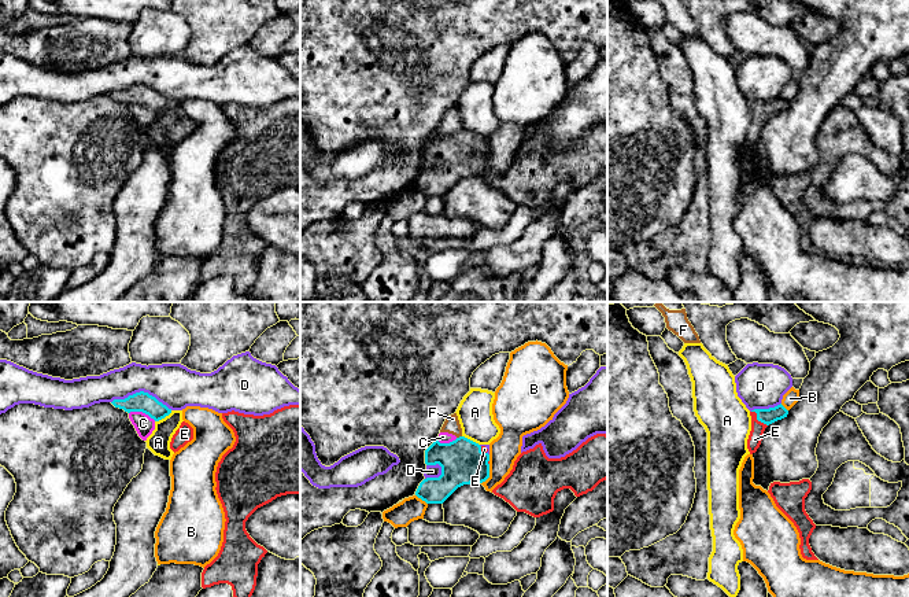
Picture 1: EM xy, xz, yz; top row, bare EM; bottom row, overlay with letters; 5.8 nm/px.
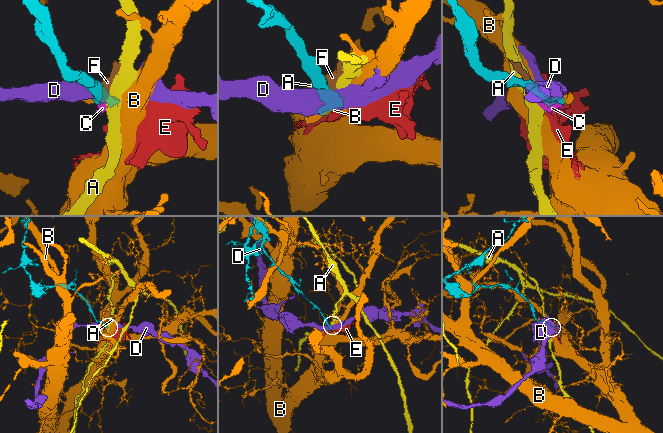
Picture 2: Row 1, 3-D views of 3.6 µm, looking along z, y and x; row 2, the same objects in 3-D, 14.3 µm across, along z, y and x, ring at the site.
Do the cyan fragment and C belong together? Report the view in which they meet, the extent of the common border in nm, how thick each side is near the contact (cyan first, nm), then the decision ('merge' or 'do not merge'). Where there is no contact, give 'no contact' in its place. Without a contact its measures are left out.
meets cyan in xy; contact 170 nm long; 120 nm thick on the cyan side, 120 nm on the other; do not merge

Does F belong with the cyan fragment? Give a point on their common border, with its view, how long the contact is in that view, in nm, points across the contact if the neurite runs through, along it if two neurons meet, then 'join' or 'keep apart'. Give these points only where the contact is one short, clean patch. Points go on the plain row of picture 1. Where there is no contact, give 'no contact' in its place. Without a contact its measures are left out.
meets cyan in xz at (459, 129); contact 40 nm long; border along xz (461, 128), (457, 131); keep apart

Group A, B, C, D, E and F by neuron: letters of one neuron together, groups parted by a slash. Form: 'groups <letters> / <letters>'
groups A / B / C F / D / E

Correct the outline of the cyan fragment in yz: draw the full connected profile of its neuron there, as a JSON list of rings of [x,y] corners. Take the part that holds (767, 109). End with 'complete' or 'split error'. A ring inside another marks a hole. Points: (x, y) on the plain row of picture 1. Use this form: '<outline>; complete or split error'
[[[780,96],[769,102],[754,102],[750,104],[751,108],[751,124],[747,132],[747,141],[750,147],[755,145],[761,137],[765,121],[784,110],[787,110],[788,103]]]; split error

